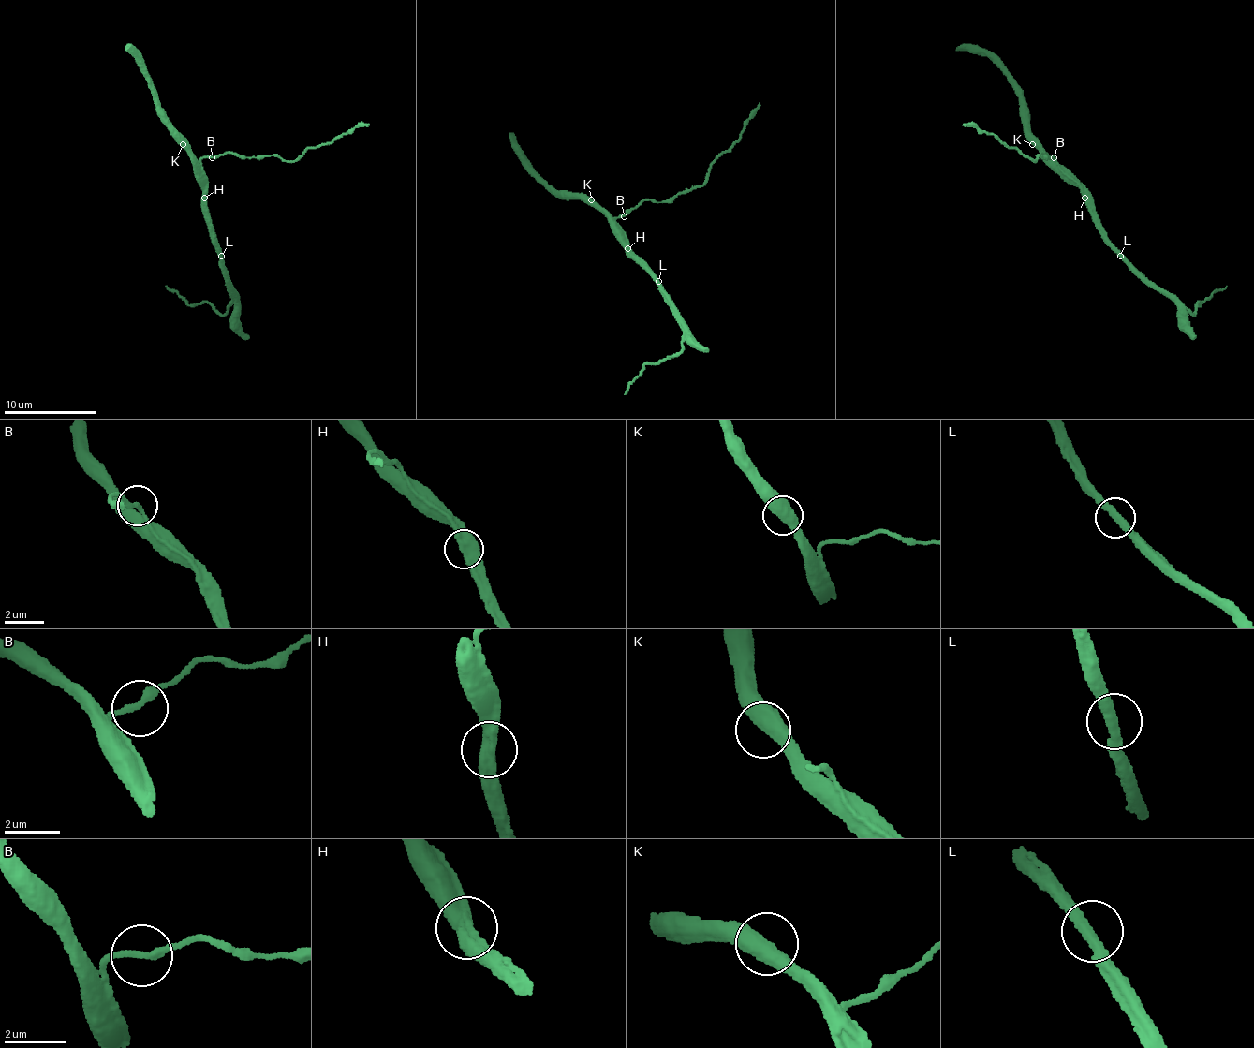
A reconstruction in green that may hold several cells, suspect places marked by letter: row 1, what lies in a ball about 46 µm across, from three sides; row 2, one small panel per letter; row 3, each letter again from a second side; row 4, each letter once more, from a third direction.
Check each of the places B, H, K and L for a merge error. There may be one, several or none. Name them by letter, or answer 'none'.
none

